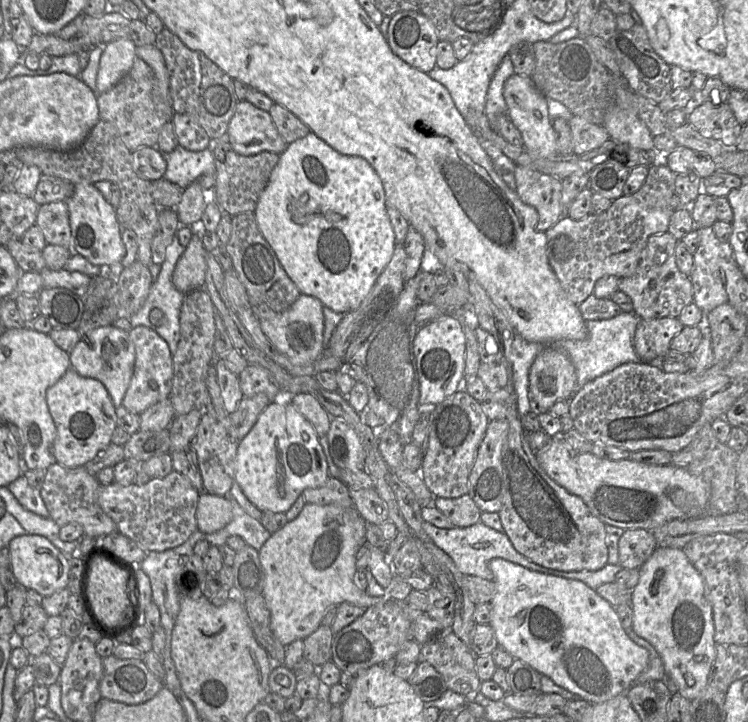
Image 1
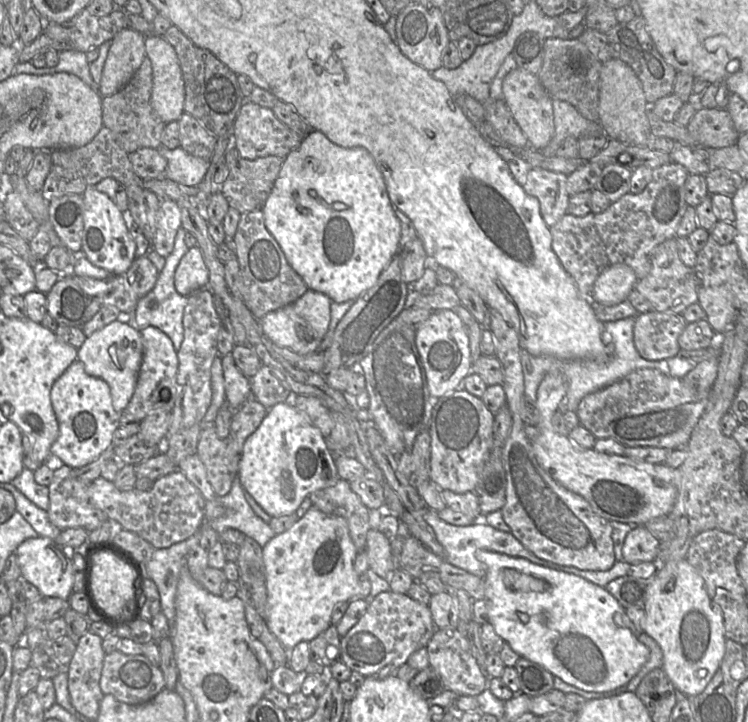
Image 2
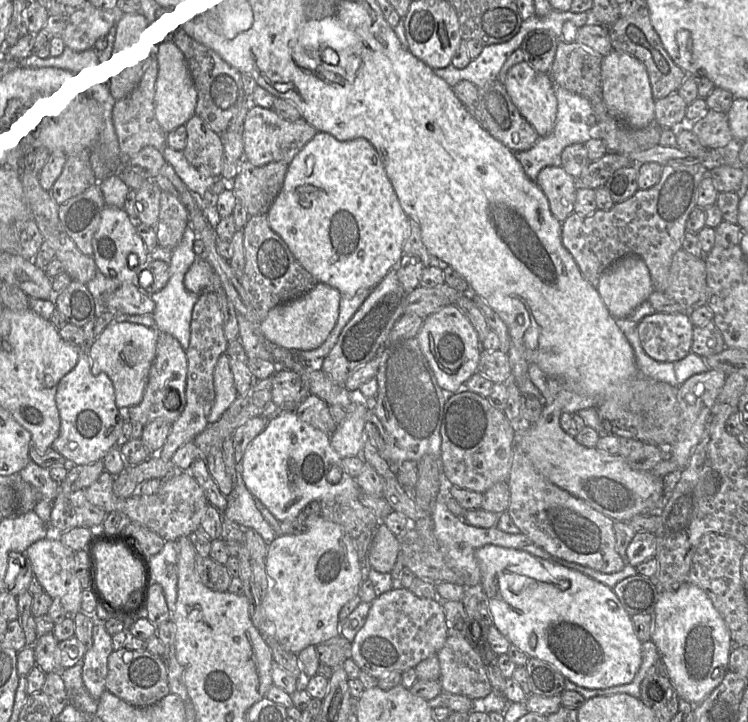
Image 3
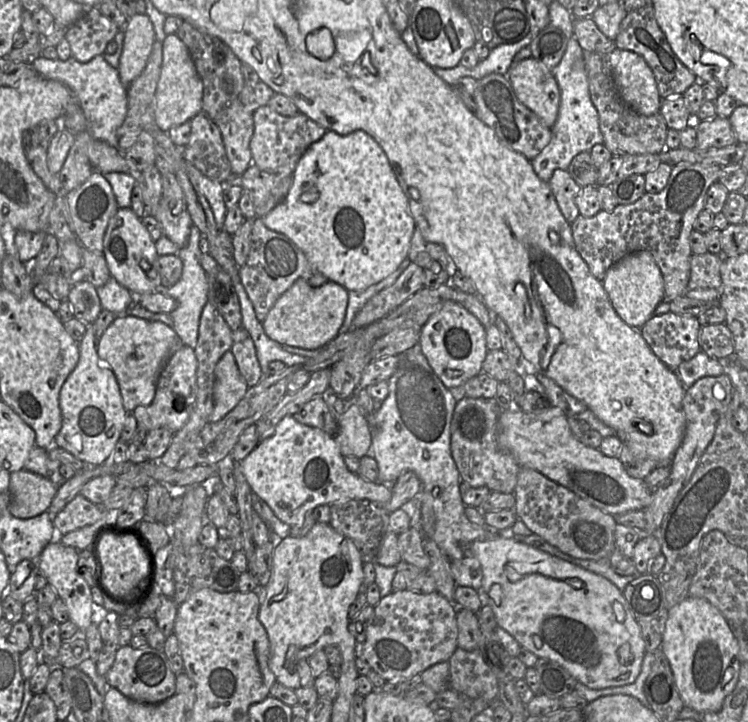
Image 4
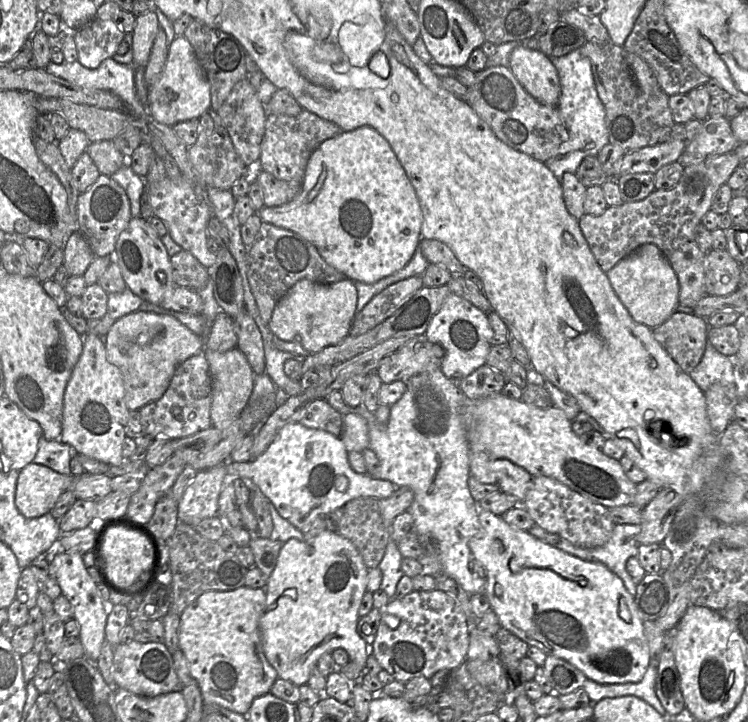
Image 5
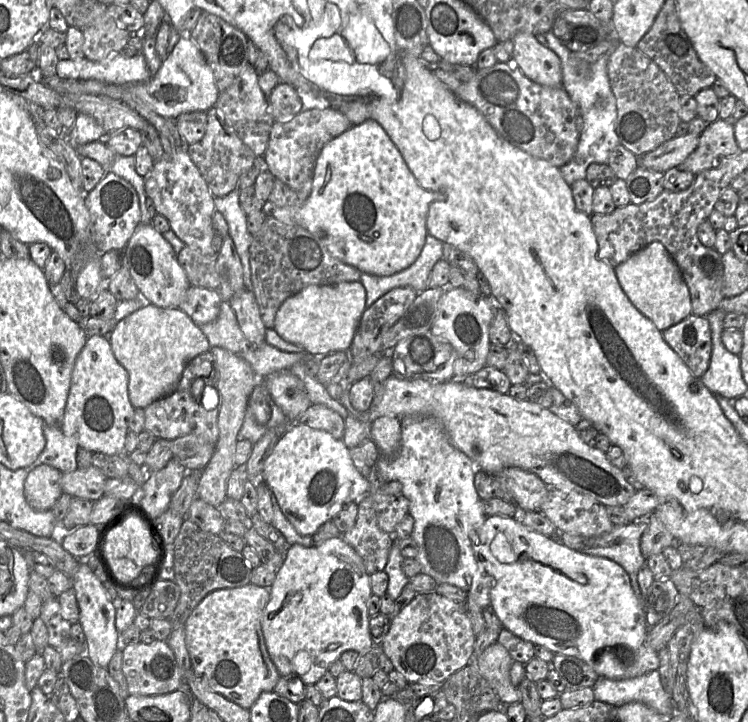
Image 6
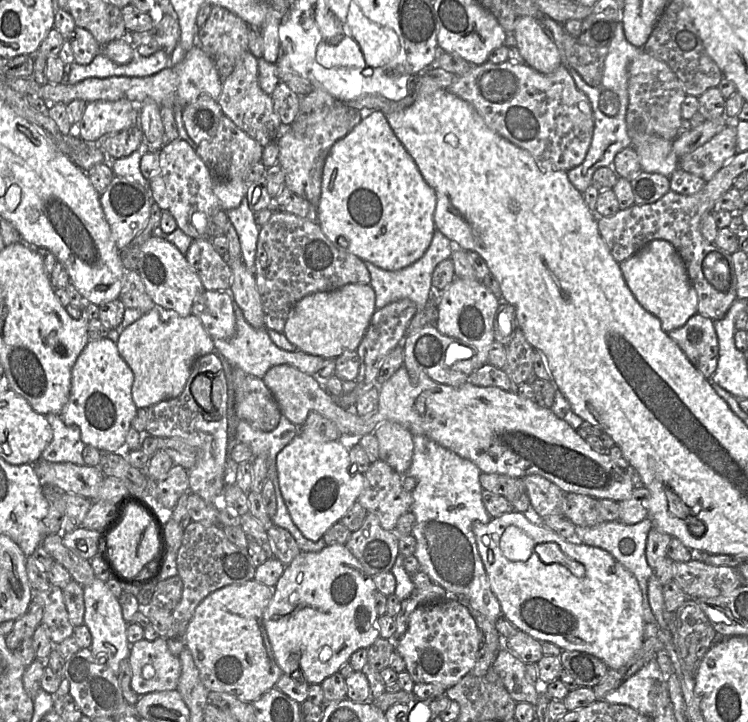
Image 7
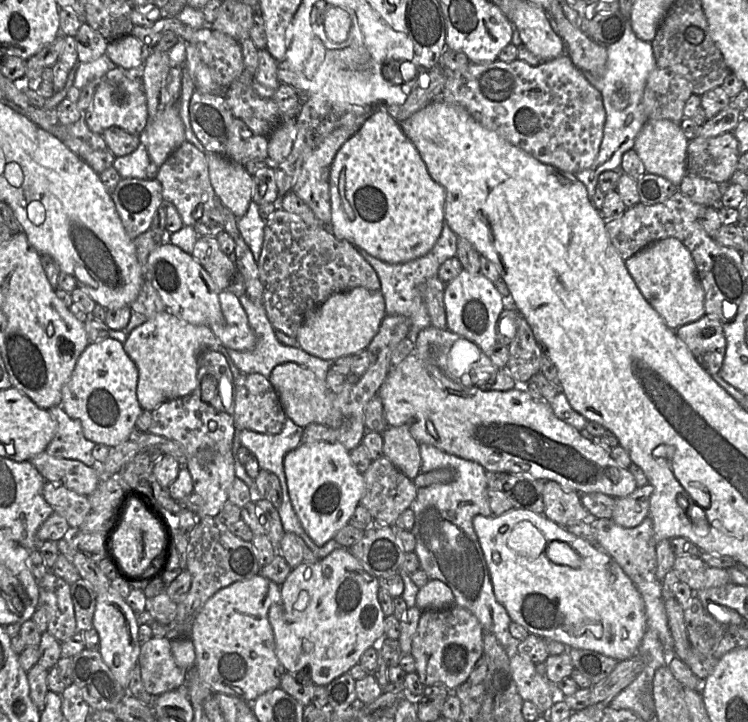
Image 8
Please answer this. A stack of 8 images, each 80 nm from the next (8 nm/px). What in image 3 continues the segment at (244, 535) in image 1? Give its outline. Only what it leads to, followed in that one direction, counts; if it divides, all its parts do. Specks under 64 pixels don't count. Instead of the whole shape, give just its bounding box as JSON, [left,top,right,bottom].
[222,471,276,545]

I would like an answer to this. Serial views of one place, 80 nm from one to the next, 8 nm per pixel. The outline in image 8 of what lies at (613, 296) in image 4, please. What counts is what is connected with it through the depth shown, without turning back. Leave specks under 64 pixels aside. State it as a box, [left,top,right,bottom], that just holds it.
[625,238,705,330]

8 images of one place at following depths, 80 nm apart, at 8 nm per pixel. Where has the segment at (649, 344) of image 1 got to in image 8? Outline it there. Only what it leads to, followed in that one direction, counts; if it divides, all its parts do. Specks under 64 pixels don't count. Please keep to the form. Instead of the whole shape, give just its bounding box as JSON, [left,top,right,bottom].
[673,315,726,377]

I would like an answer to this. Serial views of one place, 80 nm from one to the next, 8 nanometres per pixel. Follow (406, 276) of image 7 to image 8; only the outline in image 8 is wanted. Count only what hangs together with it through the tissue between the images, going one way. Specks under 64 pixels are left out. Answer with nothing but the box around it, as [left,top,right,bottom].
[359,224,458,343]

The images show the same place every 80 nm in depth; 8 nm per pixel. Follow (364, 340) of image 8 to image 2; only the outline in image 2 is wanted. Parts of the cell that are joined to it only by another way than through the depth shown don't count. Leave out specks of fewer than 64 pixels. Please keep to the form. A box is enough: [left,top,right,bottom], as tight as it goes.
[259,289,331,355]

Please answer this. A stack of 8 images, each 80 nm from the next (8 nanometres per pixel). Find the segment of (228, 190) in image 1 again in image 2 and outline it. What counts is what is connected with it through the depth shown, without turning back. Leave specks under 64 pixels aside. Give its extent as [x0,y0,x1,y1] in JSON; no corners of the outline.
[220,144,284,214]

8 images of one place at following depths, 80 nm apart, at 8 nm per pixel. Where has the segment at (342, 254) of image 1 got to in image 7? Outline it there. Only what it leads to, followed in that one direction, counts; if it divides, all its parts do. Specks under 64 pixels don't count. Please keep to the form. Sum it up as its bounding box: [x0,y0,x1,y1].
[316,111,437,271]

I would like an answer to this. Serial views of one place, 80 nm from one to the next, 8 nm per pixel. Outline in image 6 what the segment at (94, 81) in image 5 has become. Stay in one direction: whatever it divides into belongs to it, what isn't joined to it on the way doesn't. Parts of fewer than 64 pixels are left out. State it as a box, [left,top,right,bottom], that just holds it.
[56,53,151,85]

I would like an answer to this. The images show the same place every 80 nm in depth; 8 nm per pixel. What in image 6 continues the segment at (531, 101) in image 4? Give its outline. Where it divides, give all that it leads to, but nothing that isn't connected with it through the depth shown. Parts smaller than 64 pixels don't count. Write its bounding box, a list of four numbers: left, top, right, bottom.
[512,33,562,86]

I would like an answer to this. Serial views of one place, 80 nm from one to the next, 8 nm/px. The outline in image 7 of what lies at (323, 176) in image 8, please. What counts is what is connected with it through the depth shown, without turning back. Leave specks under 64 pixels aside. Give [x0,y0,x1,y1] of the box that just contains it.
[276,104,362,208]

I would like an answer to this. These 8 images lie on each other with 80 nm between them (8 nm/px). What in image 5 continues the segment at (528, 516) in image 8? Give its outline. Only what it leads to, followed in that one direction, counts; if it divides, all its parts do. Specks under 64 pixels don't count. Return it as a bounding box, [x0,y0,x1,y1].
[469,511,651,684]

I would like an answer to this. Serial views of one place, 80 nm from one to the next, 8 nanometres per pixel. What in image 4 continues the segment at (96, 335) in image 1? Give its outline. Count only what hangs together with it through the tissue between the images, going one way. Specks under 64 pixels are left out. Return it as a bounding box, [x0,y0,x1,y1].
[97,314,185,412]

